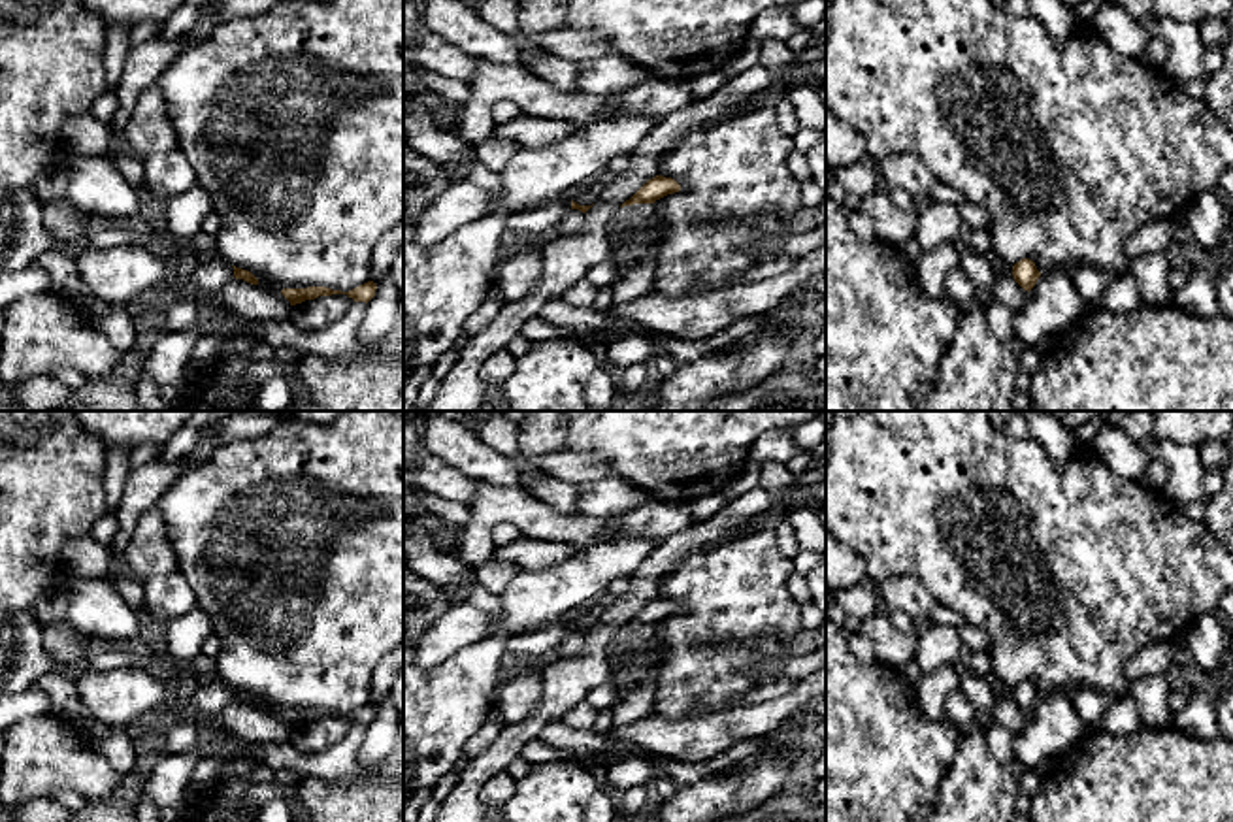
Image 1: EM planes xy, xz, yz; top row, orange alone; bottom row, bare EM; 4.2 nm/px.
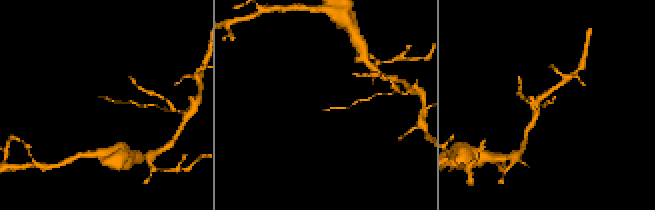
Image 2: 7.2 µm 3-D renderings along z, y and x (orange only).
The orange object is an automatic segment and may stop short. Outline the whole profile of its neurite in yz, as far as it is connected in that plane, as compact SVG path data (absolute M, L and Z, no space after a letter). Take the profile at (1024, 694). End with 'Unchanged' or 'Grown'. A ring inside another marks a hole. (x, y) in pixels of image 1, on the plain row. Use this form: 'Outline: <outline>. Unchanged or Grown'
Outline: M1022 681L1012 688L1012 699L1024 713L1029 715L1041 699L1041 694L1037 692L1033 682Z. Unchanged

